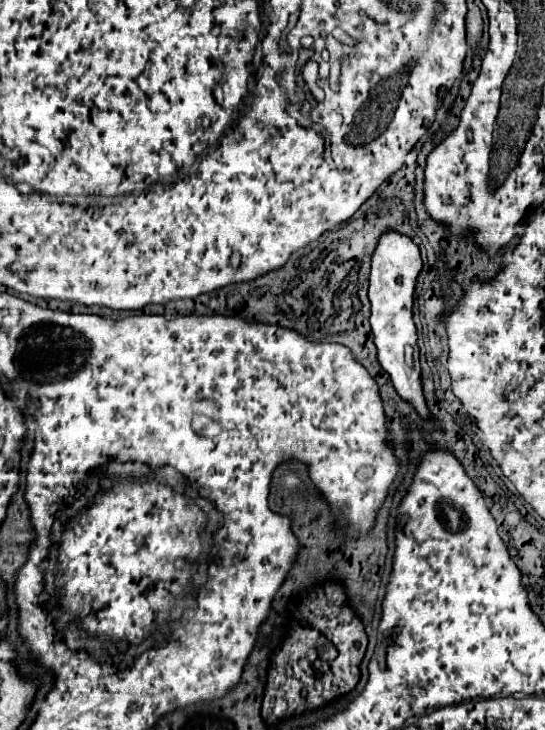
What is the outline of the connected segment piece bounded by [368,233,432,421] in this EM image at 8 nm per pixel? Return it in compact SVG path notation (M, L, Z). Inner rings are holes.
M386 233L378 241L378 247L372 255L372 271L370 271L370 289L368 297L372 303L372 315L370 315L370 325L372 325L372 335L374 335L374 345L378 349L378 361L382 369L390 375L398 395L408 401L418 415L424 421L432 421L426 397L422 393L422 369L418 361L414 367L408 367L404 363L406 347L414 349L414 355L420 353L416 341L416 327L412 321L412 303L414 303L414 287L416 279L422 271L422 259L420 251L414 245L412 239L400 235L400 233Z

